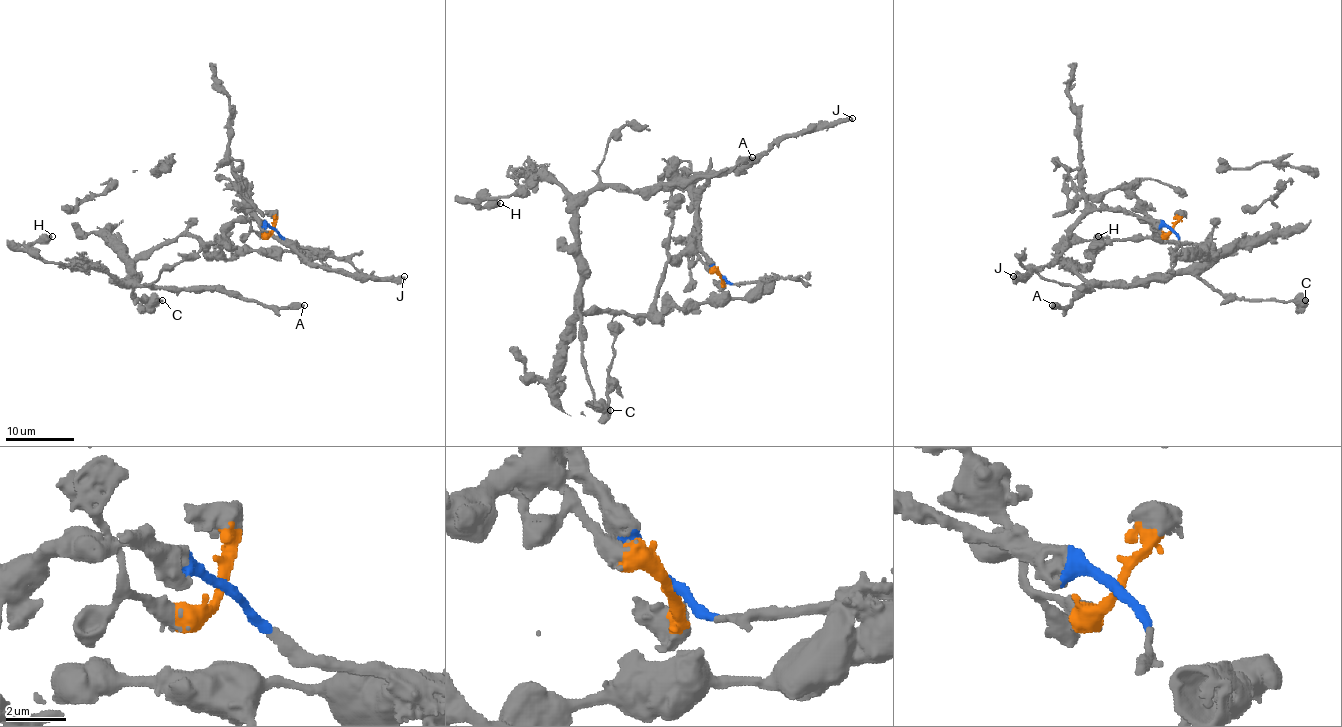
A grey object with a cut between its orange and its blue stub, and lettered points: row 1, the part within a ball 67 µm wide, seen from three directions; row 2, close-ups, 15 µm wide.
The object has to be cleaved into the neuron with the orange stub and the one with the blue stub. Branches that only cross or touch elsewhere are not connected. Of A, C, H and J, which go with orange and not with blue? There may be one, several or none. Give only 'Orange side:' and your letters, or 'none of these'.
Orange side: A, C, H

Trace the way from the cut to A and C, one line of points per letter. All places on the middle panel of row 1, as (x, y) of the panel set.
A: (722, 276), (682, 252), (667, 263), (645, 314), (584, 312), (577, 208), (597, 189), (672, 188), (752, 157)
C: (722, 276), (682, 252), (667, 263), (648, 310), (587, 312), (578, 303), (584, 370), (594, 399), (611, 411)

